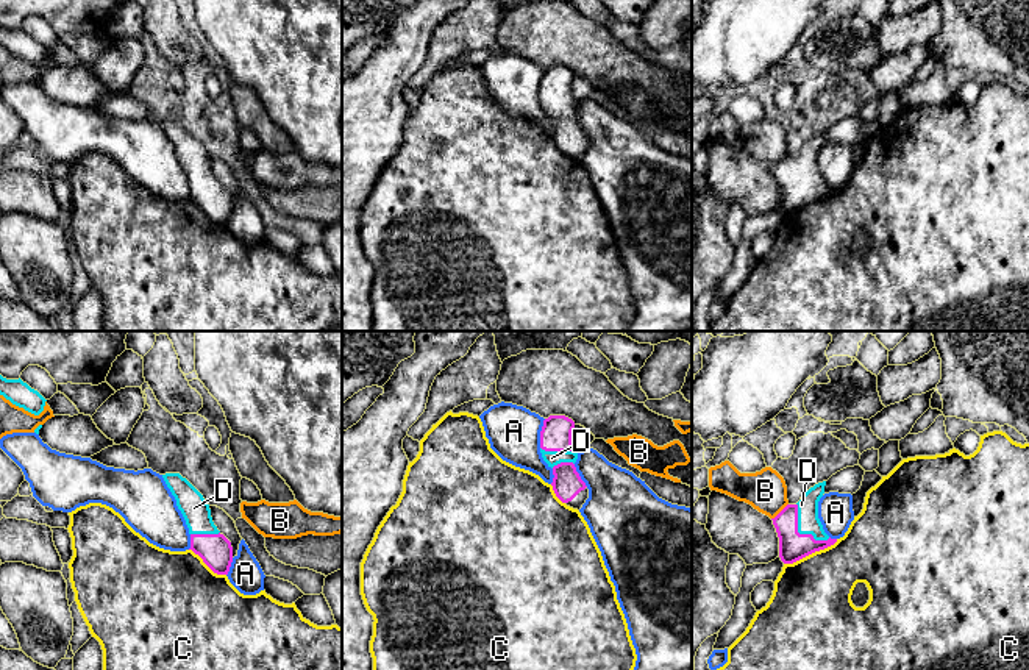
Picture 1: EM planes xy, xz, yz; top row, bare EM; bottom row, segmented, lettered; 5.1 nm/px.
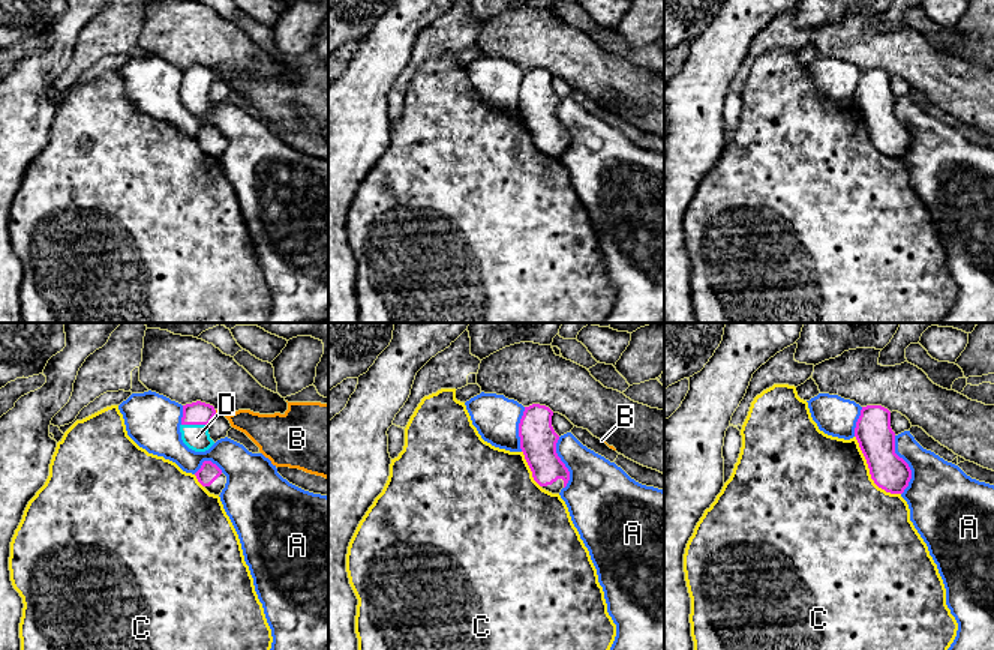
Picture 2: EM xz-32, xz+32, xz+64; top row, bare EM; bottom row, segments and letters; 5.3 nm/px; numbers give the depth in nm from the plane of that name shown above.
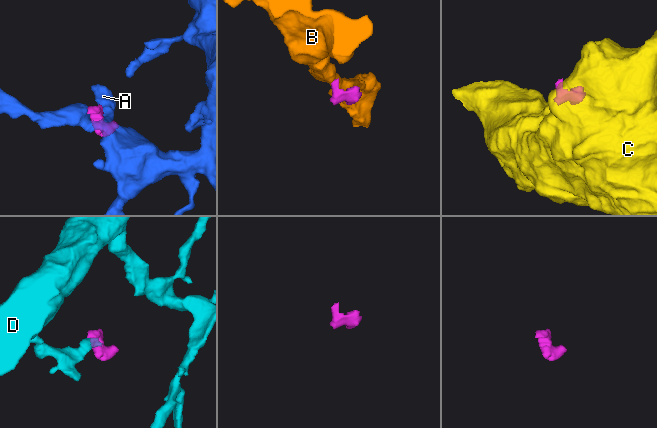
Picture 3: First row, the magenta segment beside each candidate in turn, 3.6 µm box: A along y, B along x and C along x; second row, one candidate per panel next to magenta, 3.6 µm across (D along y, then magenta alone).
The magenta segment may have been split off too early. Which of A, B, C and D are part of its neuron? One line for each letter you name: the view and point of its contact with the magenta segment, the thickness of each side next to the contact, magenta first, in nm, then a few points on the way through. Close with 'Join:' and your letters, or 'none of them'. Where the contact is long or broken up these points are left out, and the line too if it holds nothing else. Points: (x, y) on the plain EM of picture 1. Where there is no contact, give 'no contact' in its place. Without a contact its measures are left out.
D: yz (797, 181) | 140/110 nm | across yz (792, 196), (797, 191), (797, 181), (808, 156)
Join: D

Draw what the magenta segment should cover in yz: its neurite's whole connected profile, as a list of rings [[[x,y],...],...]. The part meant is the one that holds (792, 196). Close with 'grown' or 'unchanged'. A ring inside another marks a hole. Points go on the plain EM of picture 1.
[[[826,131],[810,137],[796,155],[787,155],[773,170],[779,187],[779,208],[793,214],[815,201],[837,192],[831,189],[818,169],[818,151],[824,144]]]; grown

